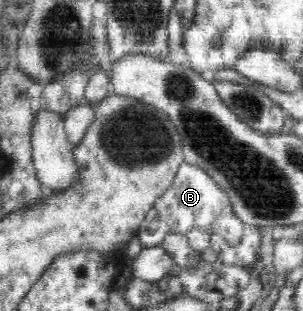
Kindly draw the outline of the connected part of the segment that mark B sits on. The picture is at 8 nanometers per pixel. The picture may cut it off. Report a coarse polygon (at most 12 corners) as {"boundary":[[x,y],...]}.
{"boundary":[[181,164],[136,236],[191,229],[237,245],[245,225],[201,166]]}

